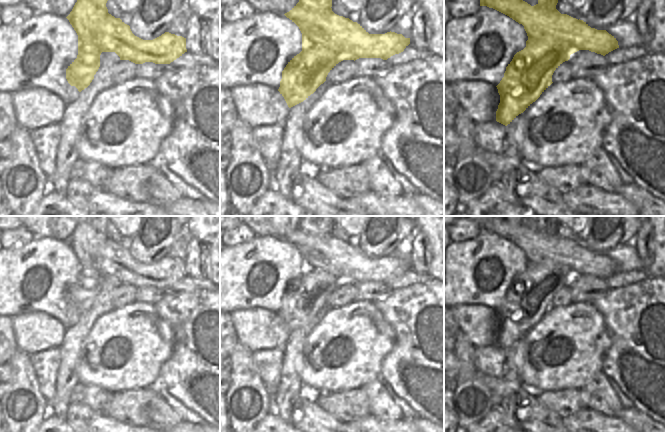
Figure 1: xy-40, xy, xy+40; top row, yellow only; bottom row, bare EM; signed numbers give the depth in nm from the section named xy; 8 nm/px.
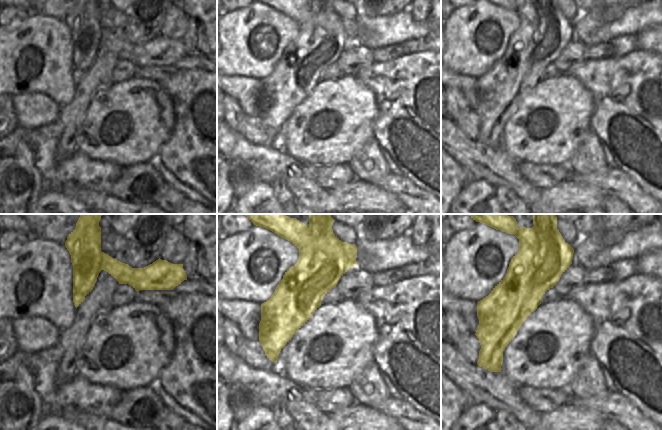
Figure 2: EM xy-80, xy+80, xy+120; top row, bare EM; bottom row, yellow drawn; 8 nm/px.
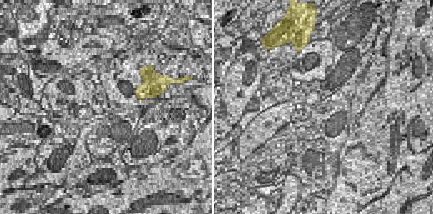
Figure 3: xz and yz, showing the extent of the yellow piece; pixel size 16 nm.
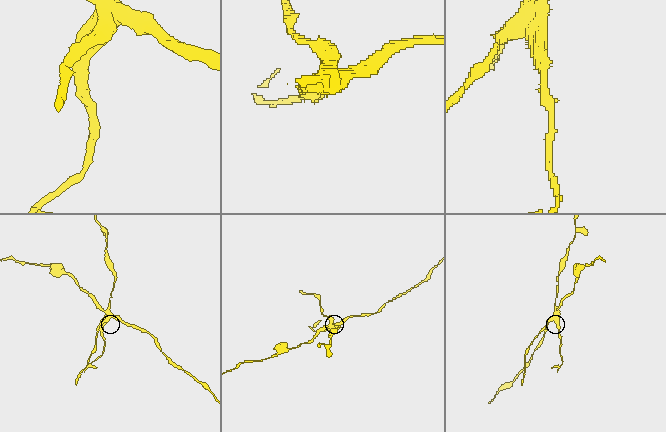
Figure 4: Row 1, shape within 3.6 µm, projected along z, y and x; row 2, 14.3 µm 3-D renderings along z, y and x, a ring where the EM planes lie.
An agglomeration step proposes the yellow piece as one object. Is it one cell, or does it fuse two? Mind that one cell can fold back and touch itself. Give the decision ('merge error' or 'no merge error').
merge error

